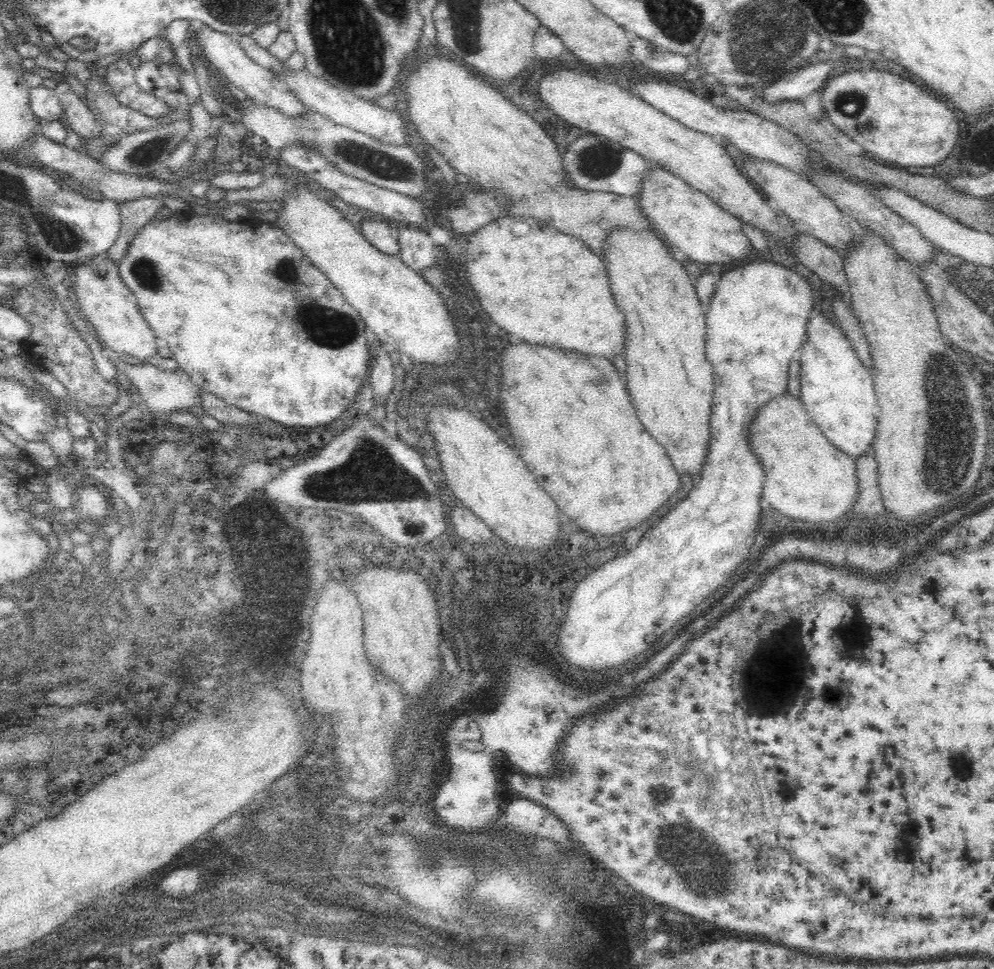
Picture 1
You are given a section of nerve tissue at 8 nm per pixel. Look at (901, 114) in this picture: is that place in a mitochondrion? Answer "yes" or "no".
no

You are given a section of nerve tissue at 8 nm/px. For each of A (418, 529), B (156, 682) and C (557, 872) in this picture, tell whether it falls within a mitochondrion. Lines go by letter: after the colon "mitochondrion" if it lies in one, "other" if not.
A: mitochondrion
B: mitochondrion
C: mitochondrion

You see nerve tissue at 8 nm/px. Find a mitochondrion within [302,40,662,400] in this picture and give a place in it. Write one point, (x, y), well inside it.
(372, 161)

